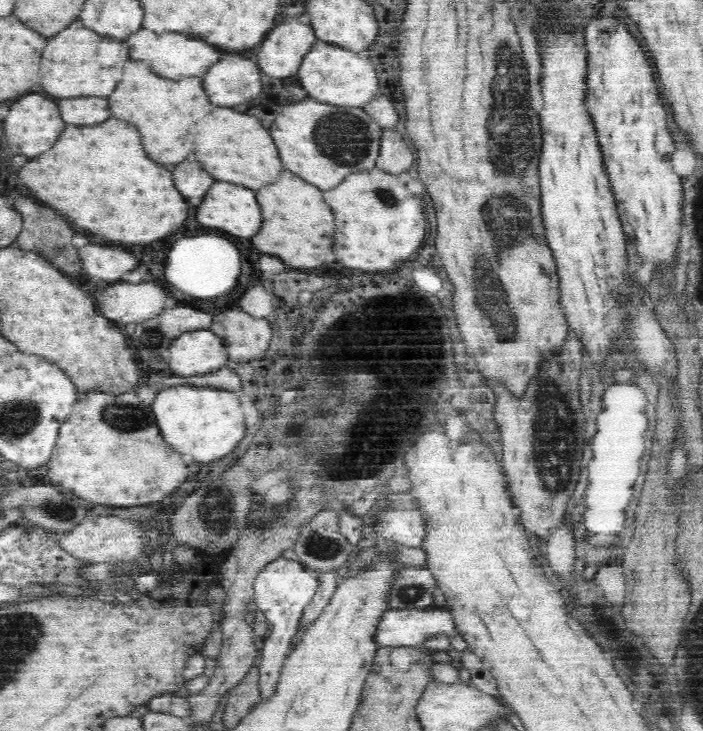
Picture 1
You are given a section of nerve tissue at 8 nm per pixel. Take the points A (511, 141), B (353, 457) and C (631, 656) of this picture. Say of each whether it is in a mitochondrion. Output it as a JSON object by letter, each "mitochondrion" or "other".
{"A":"mitochondrion","B":"mitochondrion","C":"mitochondrion"}

